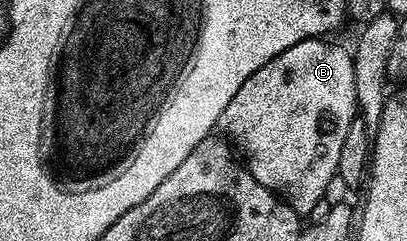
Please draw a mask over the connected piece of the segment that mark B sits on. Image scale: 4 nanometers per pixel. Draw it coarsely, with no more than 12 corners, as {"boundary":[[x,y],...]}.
{"boundary":[[307,39],[217,128],[309,215],[357,113],[351,50]]}

